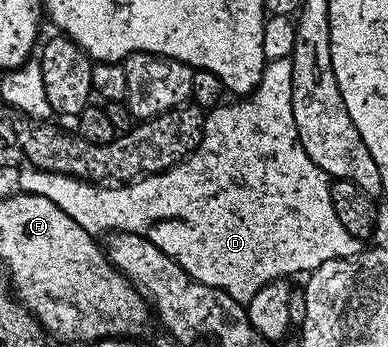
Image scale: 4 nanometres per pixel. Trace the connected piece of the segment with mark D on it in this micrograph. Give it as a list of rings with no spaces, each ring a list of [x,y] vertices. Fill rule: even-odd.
[[[288,58],[269,61],[254,91],[234,103],[238,104],[223,102],[206,112],[200,146],[193,156],[166,172],[107,186],[26,166],[18,176],[17,187],[56,202],[68,218],[92,234],[106,231],[106,234],[145,236],[196,282],[228,293],[243,306],[265,284],[290,278],[293,272],[309,274],[324,262],[355,255],[354,236],[340,226],[340,218],[332,210],[331,177],[308,158],[296,134],[296,118],[292,114],[292,62]]]

